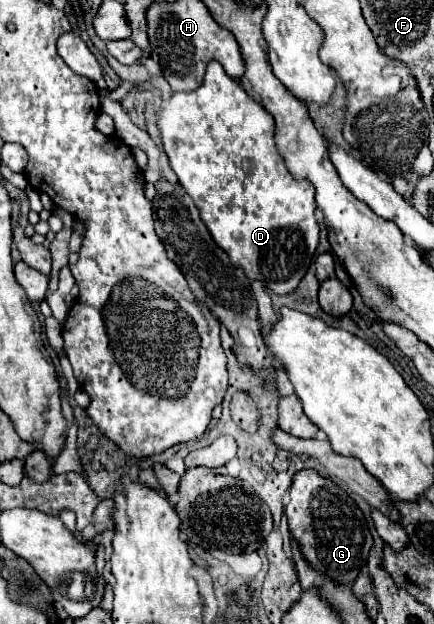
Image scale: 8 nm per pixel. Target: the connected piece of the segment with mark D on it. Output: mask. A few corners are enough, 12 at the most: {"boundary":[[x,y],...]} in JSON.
{"boundary":[[217,61],[161,103],[171,169],[249,279],[293,293],[319,241],[271,113]]}

